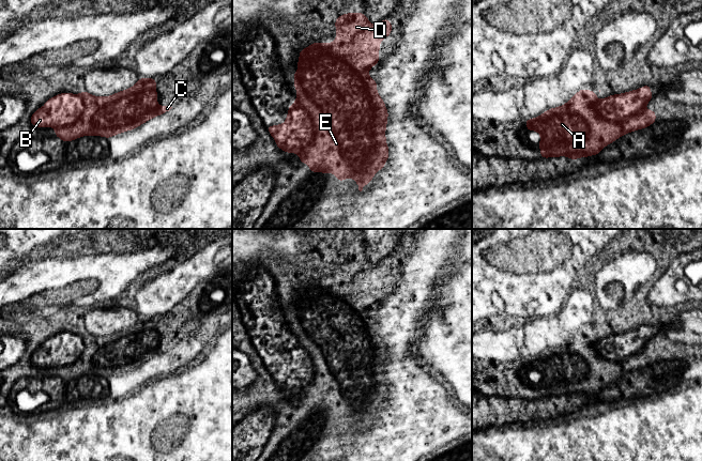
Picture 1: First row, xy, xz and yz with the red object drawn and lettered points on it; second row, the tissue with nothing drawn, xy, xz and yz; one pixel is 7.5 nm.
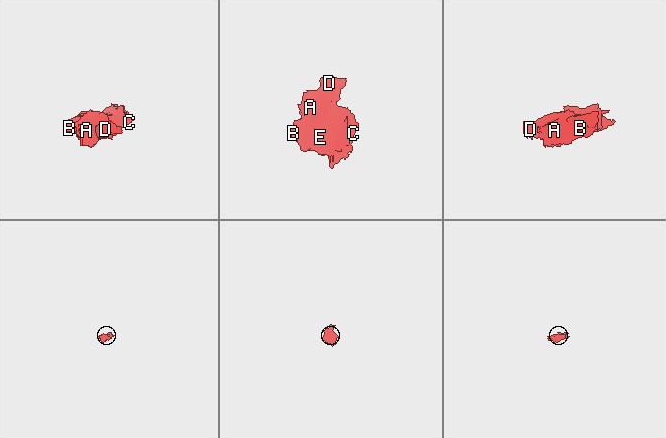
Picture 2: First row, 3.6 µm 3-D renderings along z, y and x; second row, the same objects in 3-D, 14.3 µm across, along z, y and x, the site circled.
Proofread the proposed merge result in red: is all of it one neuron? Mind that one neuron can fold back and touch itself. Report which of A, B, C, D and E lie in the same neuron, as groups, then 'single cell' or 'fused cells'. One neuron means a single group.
groups A C D E / B; fused cells

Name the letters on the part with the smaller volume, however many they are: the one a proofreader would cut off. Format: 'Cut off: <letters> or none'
Cut off: B

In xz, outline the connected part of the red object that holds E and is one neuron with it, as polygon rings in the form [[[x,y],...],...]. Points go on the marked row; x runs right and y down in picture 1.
[[[346,13],[339,15],[334,25],[336,27],[336,40],[333,43],[310,43],[307,48],[300,49],[297,72],[293,74],[293,84],[297,93],[294,104],[300,105],[307,111],[315,130],[314,140],[300,153],[300,163],[306,163],[310,172],[334,173],[337,176],[337,182],[342,182],[347,178],[352,178],[357,183],[358,190],[362,191],[366,184],[371,183],[373,175],[385,167],[385,163],[390,156],[390,150],[385,137],[388,111],[384,105],[383,98],[377,92],[377,81],[369,76],[368,71],[380,62],[380,43],[383,39],[392,34],[392,22],[388,18],[385,18],[377,25],[371,25],[365,13]]]

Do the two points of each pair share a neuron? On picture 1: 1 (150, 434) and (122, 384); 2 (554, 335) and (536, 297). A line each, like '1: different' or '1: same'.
1: different
2: different

